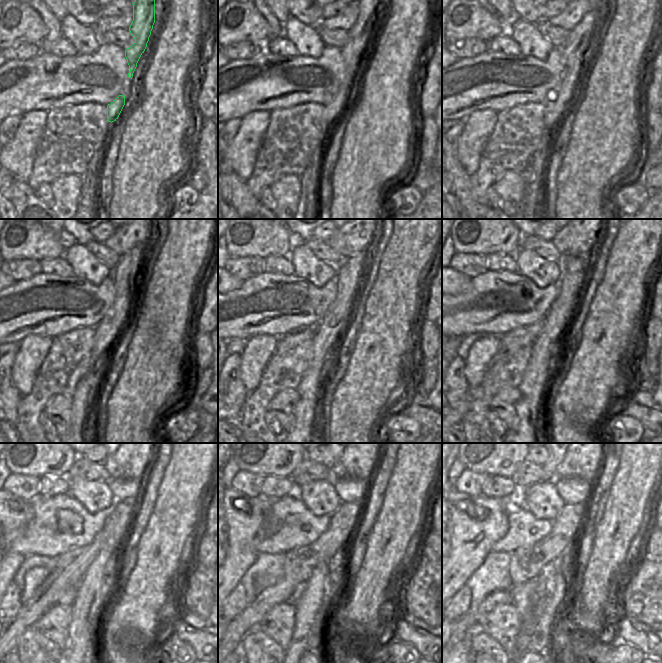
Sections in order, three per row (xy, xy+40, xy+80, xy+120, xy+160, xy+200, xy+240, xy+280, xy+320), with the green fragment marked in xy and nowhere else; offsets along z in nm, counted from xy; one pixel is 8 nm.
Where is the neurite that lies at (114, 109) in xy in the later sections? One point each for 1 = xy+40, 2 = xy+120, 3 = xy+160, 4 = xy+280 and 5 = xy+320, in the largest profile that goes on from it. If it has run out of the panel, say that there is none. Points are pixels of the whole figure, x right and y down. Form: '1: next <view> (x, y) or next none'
1: next xy+40 (360, 34)
2: next xy+120 (124, 275)
3: next xy+160 (327, 332)
4: next xy+280 (307, 601)
5: next xy+320 (526, 596)

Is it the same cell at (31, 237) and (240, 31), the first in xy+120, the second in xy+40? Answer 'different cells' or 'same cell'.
same cell

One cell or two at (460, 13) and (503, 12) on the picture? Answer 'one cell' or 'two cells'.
two cells

